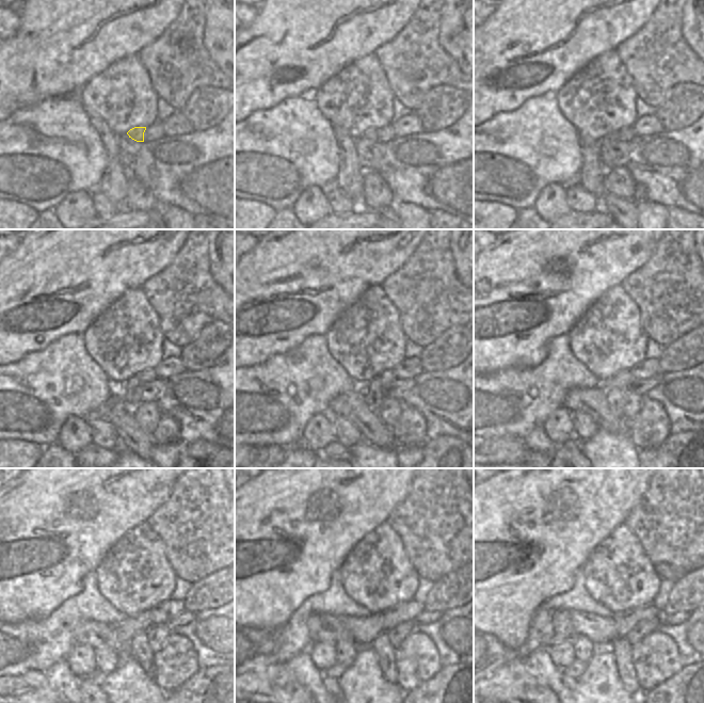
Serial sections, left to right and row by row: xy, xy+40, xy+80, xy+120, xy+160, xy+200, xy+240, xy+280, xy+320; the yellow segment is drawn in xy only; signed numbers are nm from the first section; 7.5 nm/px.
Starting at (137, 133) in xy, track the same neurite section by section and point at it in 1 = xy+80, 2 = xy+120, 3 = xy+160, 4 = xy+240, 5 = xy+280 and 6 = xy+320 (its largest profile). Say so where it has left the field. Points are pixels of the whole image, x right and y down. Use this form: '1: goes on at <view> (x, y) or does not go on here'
1: goes on at xy+80 (609, 138)
2: goes on at xy+120 (131, 385)
3: goes on at xy+160 (372, 392)
4: goes on at xy+240 (141, 651)
5: goes on at xy+280 (381, 644)
6: goes on at xy+320 (622, 650)

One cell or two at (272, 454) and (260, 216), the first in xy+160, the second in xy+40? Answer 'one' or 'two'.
one

